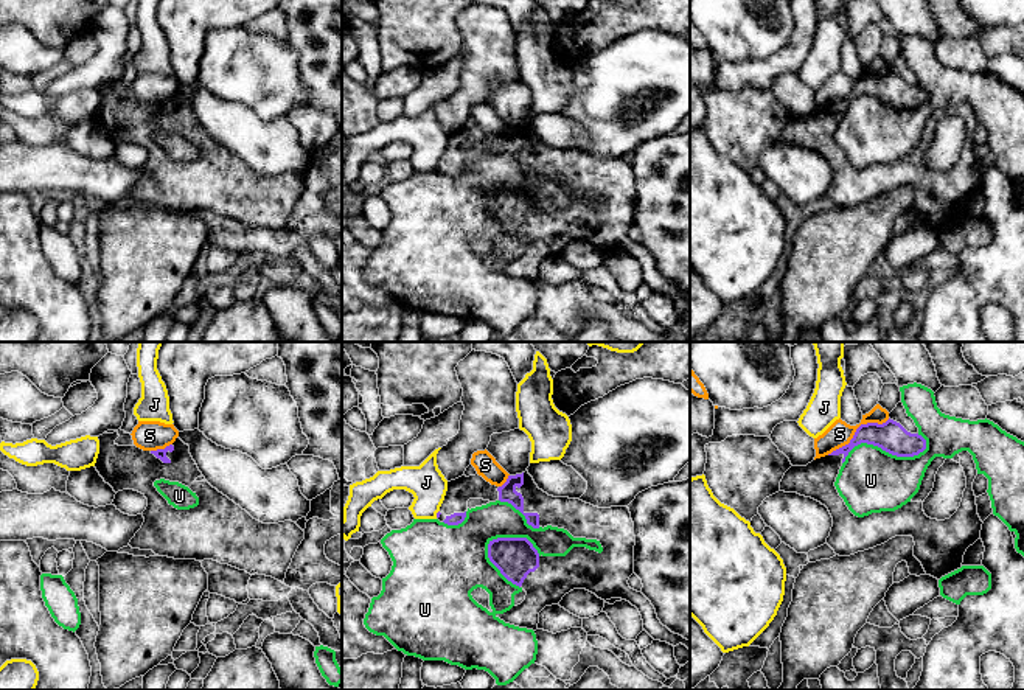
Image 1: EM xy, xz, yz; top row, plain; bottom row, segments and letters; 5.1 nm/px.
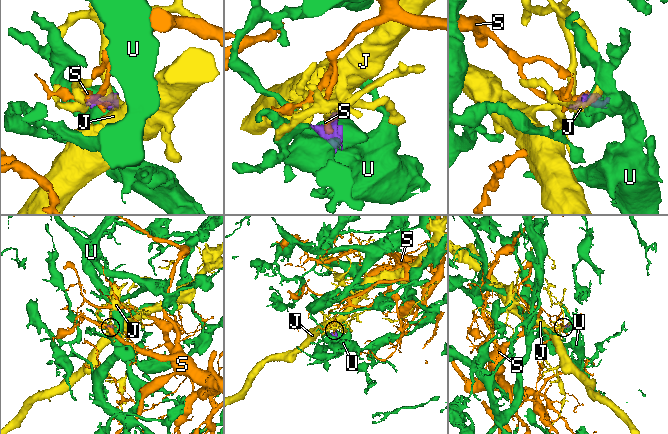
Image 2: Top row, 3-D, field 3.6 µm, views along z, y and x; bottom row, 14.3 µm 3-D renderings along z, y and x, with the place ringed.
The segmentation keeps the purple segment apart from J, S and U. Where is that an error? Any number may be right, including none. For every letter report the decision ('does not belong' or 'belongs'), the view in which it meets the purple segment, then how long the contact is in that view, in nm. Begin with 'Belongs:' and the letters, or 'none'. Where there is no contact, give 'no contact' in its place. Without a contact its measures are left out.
Belongs: none
J: does not belong; contact in xz; length 40 nm
S: does not belong; contact in yz; length 380 nm
U: does not belong; contact in xz; length 300 nm

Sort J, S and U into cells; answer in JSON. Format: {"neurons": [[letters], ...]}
{"neurons": [["J"], ["S"], ["U"]]}

